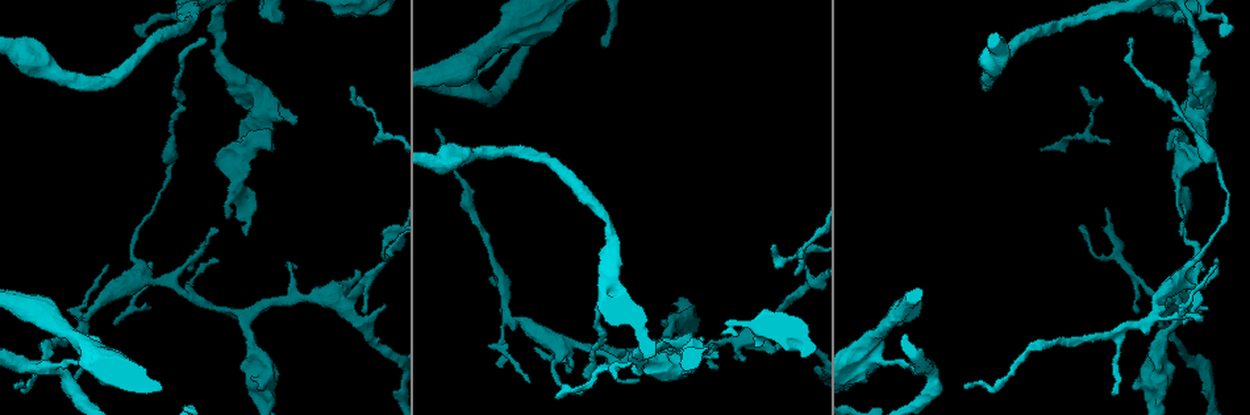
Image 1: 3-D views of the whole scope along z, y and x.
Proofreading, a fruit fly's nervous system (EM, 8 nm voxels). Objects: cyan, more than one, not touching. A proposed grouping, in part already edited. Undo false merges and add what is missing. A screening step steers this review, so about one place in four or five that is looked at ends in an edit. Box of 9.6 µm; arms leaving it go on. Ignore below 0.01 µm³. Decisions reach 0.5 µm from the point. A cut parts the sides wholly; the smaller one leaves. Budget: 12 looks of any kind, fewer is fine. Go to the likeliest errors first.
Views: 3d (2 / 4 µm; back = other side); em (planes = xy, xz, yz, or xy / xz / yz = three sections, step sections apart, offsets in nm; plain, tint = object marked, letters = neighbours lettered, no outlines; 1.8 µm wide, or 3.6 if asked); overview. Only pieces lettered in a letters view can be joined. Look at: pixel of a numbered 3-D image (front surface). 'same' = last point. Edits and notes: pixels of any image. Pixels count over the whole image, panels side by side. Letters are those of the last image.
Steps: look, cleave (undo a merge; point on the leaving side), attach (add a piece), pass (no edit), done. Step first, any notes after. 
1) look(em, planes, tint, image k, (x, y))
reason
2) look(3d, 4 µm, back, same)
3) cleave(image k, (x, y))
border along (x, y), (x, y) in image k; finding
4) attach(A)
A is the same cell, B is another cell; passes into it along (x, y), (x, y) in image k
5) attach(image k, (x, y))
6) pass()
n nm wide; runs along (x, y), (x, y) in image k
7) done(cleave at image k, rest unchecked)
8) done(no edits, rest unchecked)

look(em, planes, letters, image 1, (269, 122))
arms part here

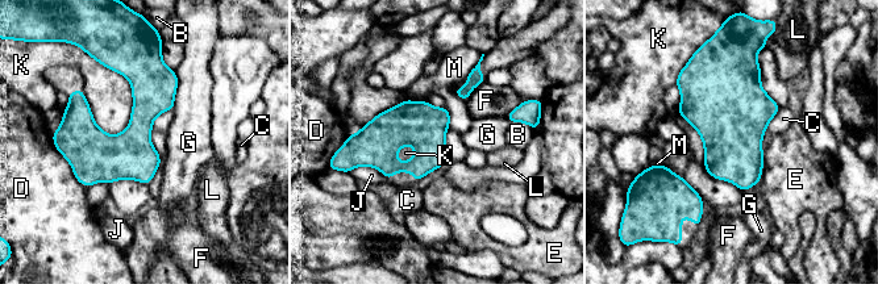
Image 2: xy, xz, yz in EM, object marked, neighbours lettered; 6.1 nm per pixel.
pass()
280 nm wide; B, C, D, E, F, G, J, K, L and M are other cells; border along (95, 59), (130, 86), (115, 136) in image 2; continuous, no second cell

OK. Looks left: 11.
look(em, planes, letters, image 1, (701, 345))
thick end

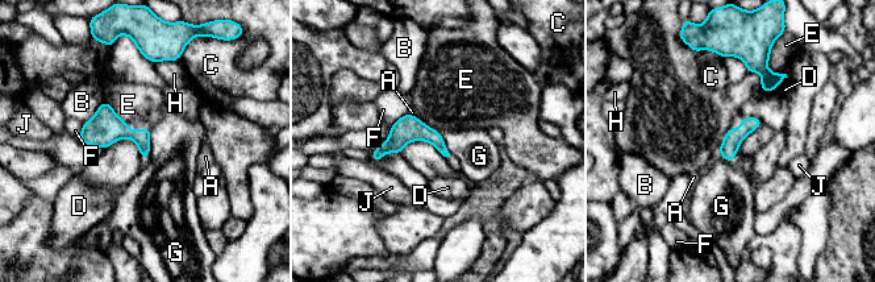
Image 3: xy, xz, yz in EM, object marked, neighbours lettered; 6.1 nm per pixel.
pass()
A, B, C, D, E, F, G, H and J are other cells; border along (151, 129), (149, 154) in image 3; none of them fits

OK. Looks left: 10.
look(3d, 4 µm, image 1, (350, 87))
tapers out

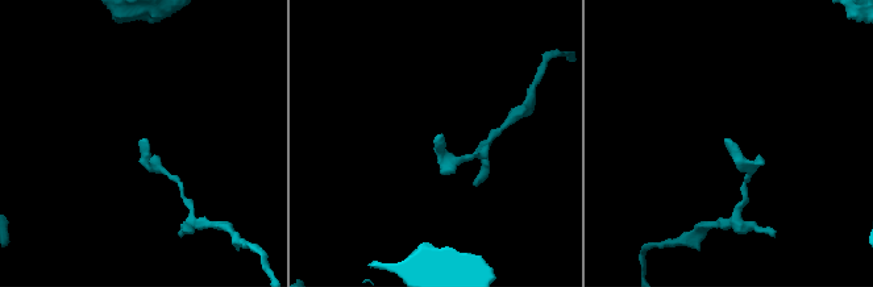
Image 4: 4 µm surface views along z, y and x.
look(em, planes, letters, image 4, (143, 142))
shape alone is not enough

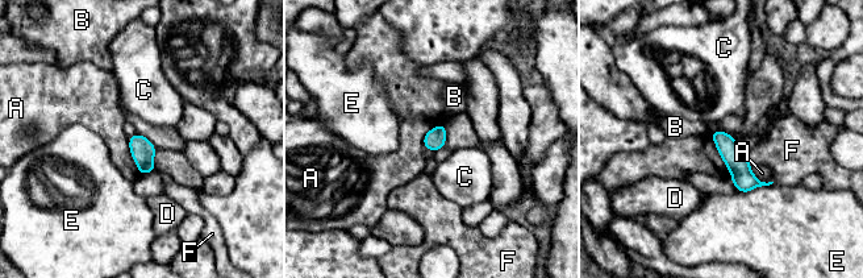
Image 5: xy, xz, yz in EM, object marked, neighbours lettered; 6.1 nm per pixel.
pass()
130 nm wide; A, B, C, D, E and F are other cells; no lettered piece goes on from it

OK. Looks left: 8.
look(3d, 2 µm, back, image 1, (1177, 190))

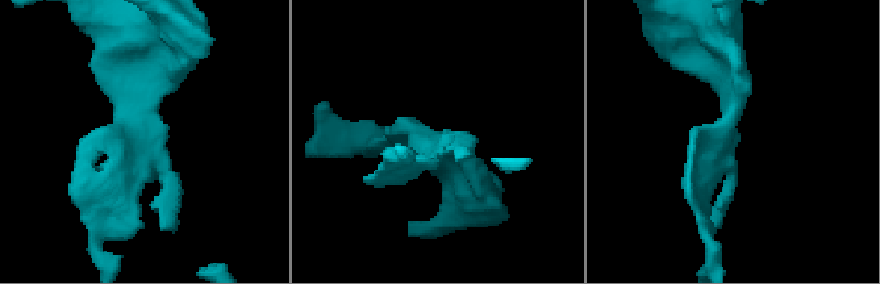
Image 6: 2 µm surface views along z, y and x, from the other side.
look(em, planes, letters, image 6, (136, 146))
shape alone is not enough

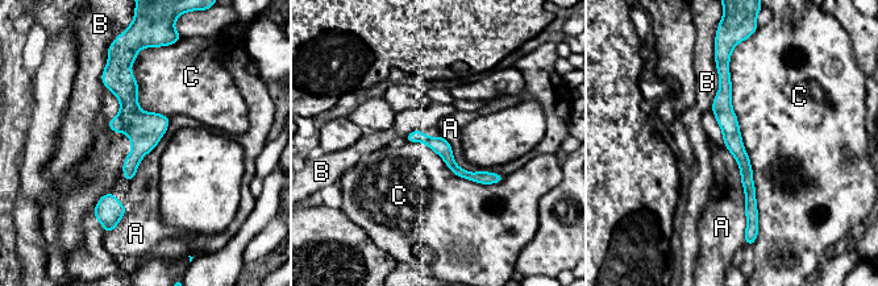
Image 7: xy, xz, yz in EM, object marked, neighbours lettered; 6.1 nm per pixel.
pass()
A, B and C are other cells; border along (729, 54), (758, 233) in image 7; all the same cell

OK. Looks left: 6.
look(3d, 4 µm, image 1, (296, 267))
branch stops here

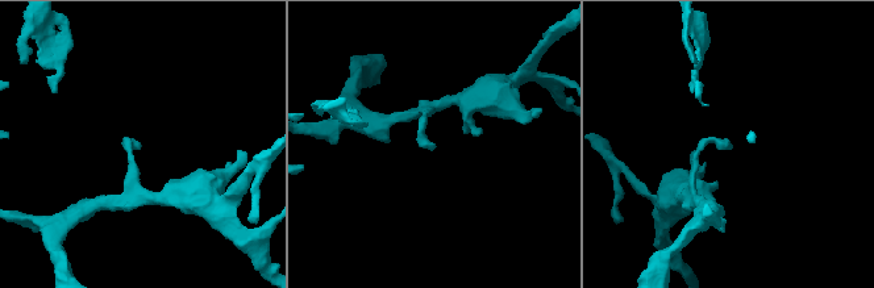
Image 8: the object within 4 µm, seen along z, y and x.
look(em, planes, letters, image 8, (732, 147))

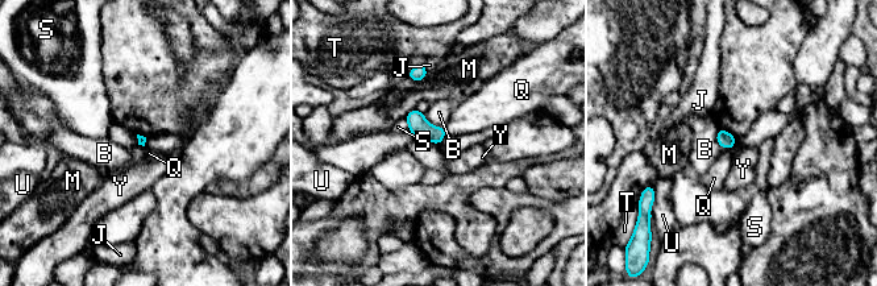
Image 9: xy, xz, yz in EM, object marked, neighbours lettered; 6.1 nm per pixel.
pass()
B, J, M, Q, S, T, U and Y are other cells; border along (443, 127), (447, 136) in image 9; none of them fits

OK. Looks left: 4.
done(no edits, rest unchecked)

